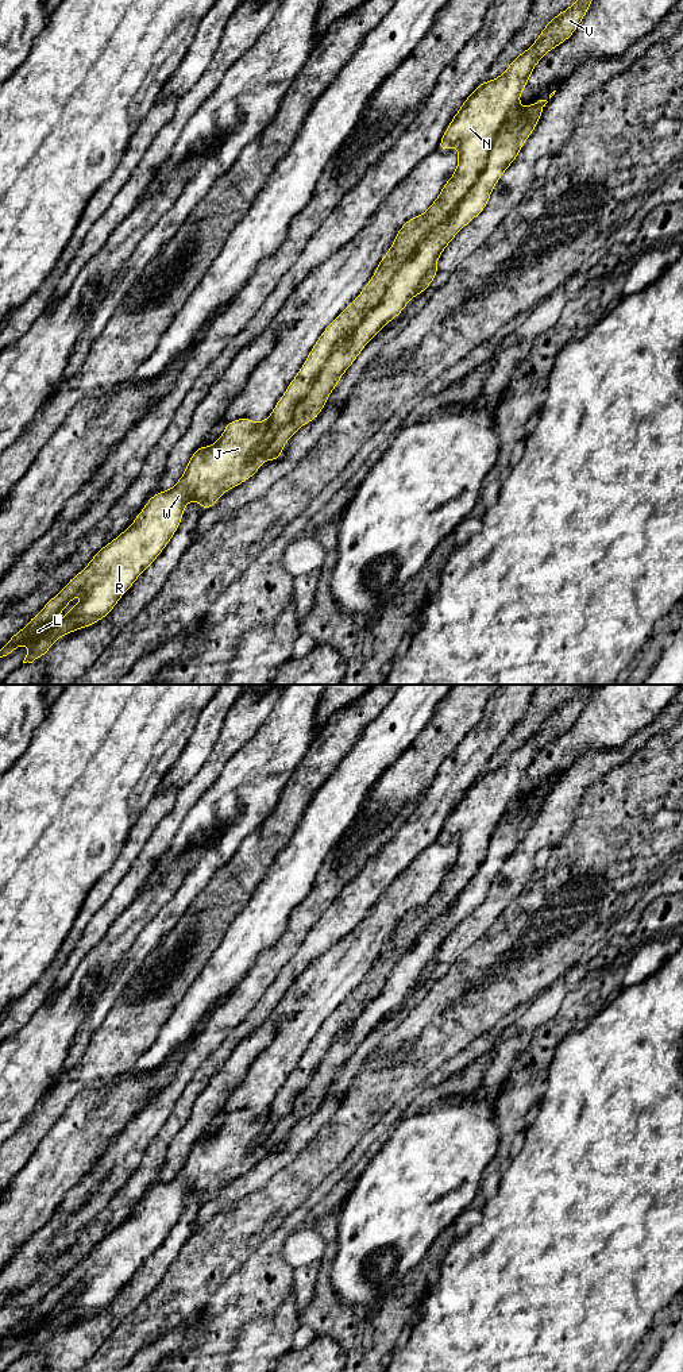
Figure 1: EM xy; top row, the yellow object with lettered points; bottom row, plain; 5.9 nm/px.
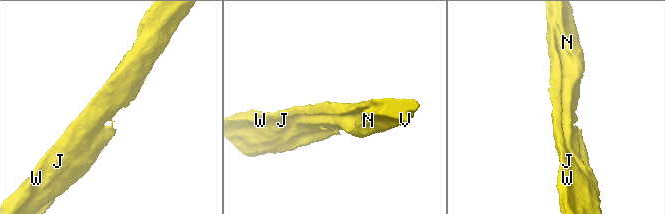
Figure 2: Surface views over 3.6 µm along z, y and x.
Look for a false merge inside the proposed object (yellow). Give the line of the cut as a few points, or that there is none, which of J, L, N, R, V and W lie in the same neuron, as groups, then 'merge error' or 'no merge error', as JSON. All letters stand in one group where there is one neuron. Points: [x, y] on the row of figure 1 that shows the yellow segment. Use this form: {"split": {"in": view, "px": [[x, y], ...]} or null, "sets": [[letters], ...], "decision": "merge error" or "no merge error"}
{"split": {"in": "xy", "px": [[517, 101], [456, 208], [253, 459]]}, "sets": [["J", "L", "R", "W"], ["N", "V"]], "decision": "merge error"}

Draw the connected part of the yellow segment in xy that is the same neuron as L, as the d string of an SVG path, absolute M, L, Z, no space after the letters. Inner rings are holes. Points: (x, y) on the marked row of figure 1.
M539 100L526 108L520 103L513 107L490 147L486 166L475 184L452 215L397 267L383 298L366 313L360 325L336 343L308 396L297 404L293 420L266 442L270 417L261 423L246 417L236 419L225 425L215 444L198 446L175 486L154 494L132 525L96 552L88 566L0 648L0 659L28 643L30 648L23 663L32 663L61 636L92 627L108 616L121 596L167 546L181 524L188 502L200 502L202 510L212 508L225 492L243 483L261 469L262 462L252 458L259 446L265 446L265 455L273 455L282 450L302 425L320 415L331 392L366 344L404 311L416 296L427 271L436 265L455 235L486 208L495 184L520 154L547 103ZM78 593L84 594L81 602L50 628L53 618Z

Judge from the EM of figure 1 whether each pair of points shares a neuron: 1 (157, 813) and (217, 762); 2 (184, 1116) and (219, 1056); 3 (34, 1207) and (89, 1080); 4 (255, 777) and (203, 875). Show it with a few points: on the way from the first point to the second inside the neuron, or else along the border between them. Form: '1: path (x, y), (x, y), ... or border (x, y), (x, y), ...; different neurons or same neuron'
1: border (178, 790), (173, 806), (158, 821); different neurons
2: path (186, 1101), (207, 1071); same neuron
3: border (114, 1079), (78, 1094), (62, 1114); different neurons
4: path (249, 801), (247, 813), (226, 836), (220, 851); same neuron

